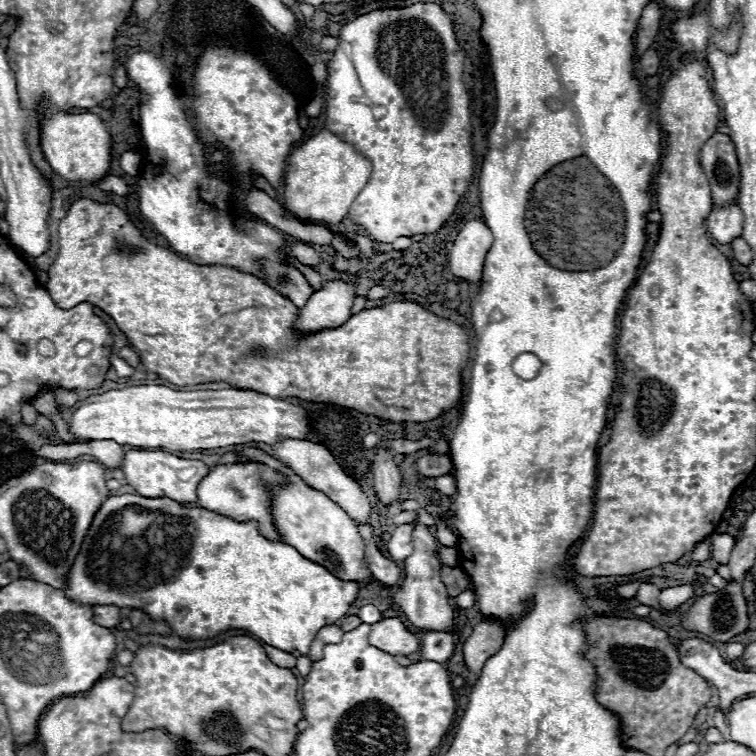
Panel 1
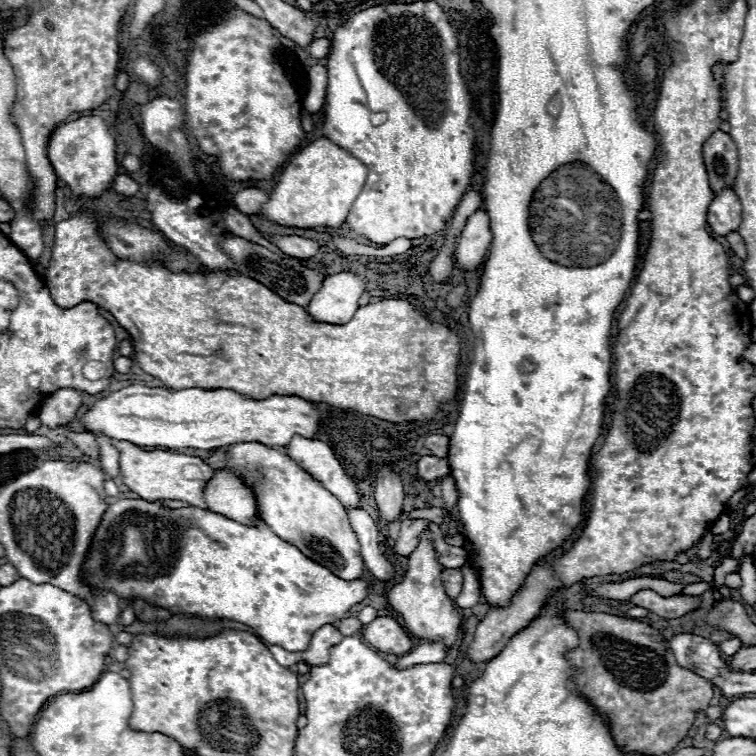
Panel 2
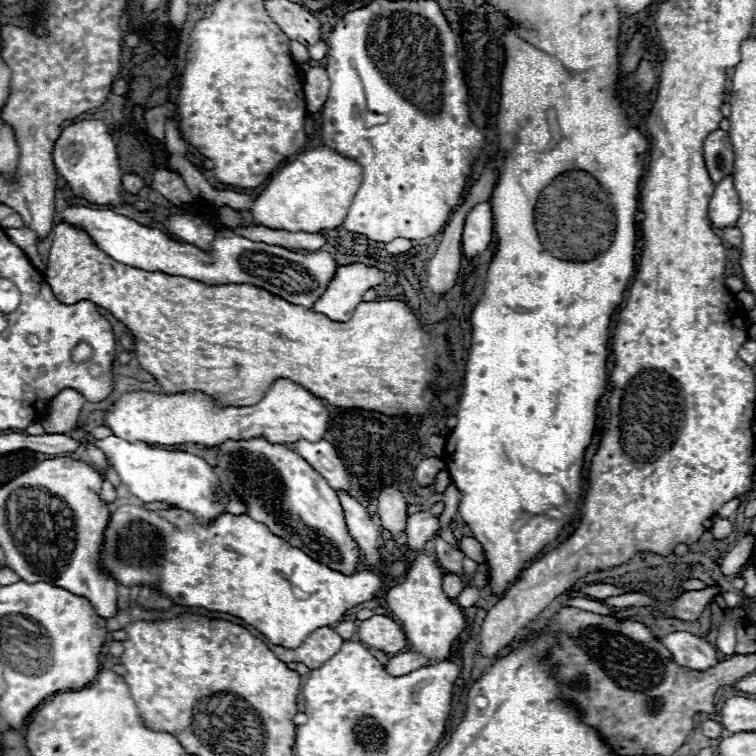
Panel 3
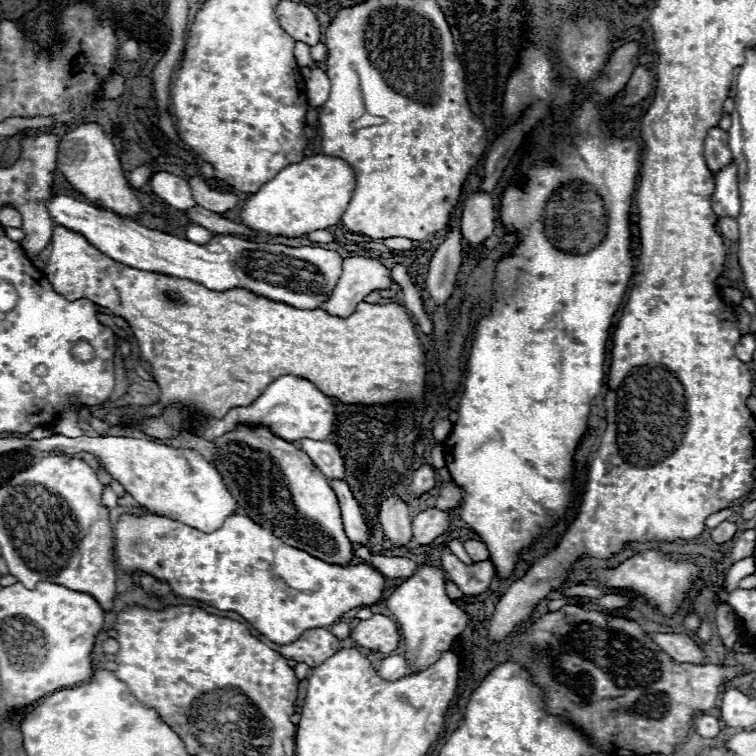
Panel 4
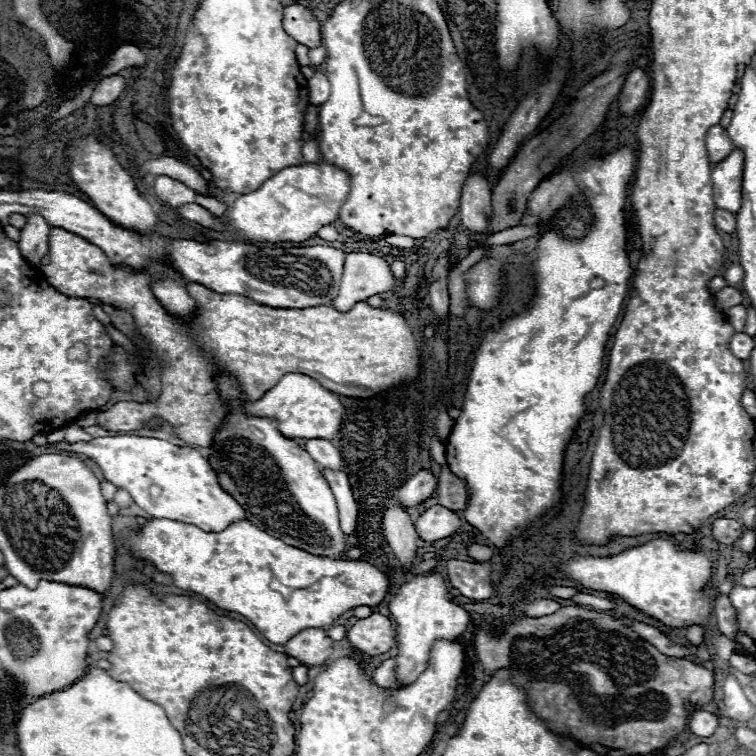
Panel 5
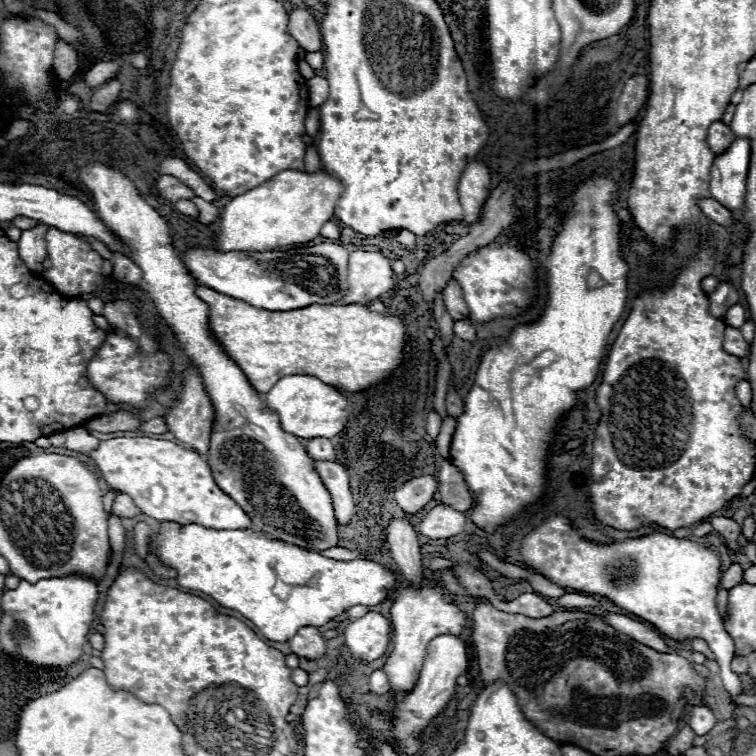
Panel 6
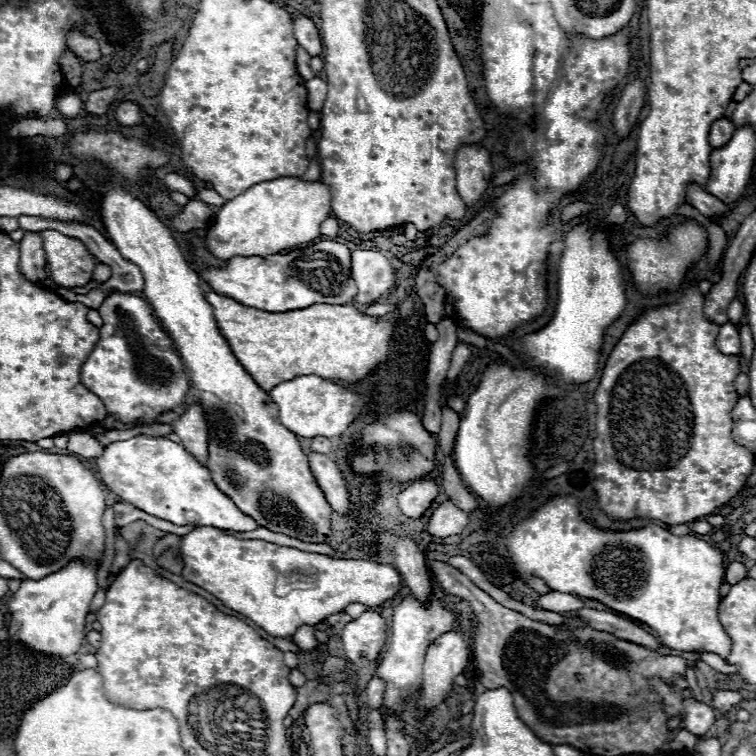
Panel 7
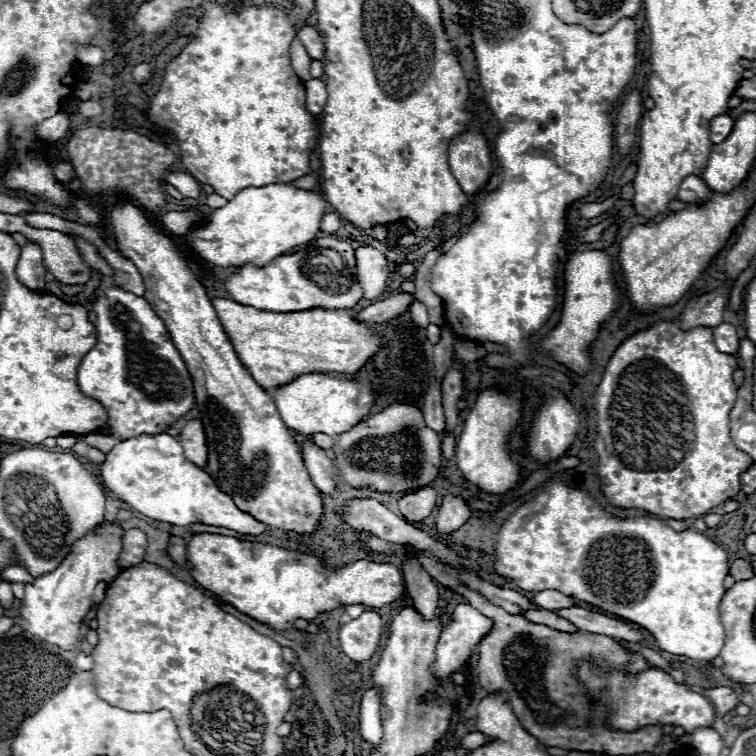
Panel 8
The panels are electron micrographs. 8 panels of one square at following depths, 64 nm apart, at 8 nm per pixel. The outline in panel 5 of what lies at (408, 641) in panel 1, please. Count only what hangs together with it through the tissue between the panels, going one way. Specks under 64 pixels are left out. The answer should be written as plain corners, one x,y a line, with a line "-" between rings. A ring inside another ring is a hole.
372,614
364,620
358,620
346,634
346,638
368,656
384,654
396,644
396,630
392,620
382,614

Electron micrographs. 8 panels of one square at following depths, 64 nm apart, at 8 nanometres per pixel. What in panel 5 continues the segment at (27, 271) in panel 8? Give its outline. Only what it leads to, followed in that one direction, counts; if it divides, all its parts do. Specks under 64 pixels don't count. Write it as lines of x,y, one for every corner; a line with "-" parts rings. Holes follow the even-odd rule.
40,214
26,216
26,222
28,222
28,226
24,226
22,236
18,240
18,246
20,246
22,256
30,264
38,266
42,256
48,252
48,238
50,238
52,226

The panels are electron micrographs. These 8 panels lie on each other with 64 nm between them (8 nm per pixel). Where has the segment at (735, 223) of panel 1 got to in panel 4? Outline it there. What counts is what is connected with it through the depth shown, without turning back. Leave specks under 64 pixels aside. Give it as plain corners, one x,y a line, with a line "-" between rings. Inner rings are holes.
728,164
718,176
714,176
714,184
716,188
712,194
712,210
716,218
736,218
740,212
736,164

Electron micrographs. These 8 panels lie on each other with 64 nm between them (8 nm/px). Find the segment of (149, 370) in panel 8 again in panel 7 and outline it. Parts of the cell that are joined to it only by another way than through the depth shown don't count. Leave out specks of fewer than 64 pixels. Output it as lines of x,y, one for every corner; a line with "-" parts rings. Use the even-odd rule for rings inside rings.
110,294
98,314
104,326
100,328
100,342
82,366
82,384
100,396
108,412
124,424
152,424
158,412
180,406
188,392
188,378
170,338
154,324
150,306
136,296

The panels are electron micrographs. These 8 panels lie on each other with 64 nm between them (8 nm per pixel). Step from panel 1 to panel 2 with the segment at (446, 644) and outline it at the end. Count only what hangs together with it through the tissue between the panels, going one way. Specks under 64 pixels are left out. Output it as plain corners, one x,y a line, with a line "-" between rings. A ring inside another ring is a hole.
422,642
410,654
402,656
396,668
410,668
414,664
428,664
428,662
444,662
448,652
450,650
442,642

